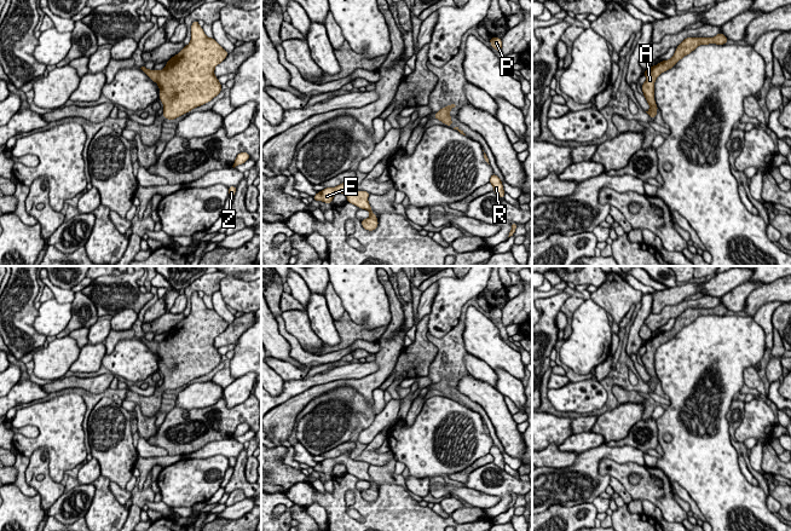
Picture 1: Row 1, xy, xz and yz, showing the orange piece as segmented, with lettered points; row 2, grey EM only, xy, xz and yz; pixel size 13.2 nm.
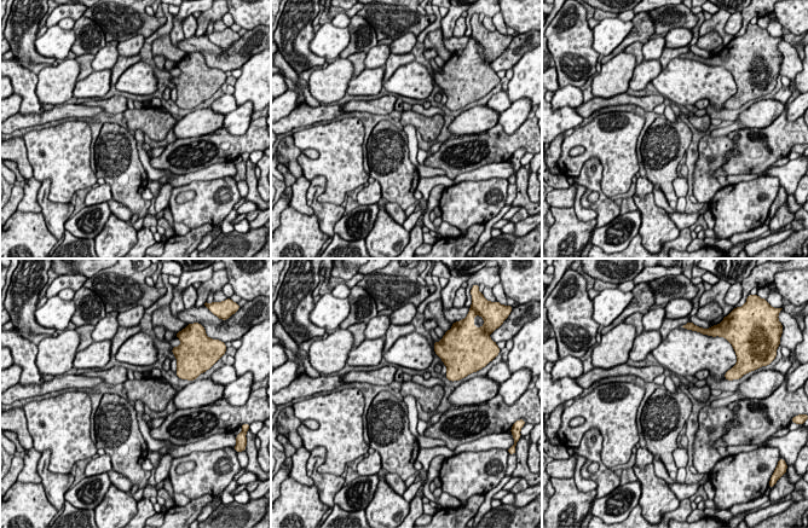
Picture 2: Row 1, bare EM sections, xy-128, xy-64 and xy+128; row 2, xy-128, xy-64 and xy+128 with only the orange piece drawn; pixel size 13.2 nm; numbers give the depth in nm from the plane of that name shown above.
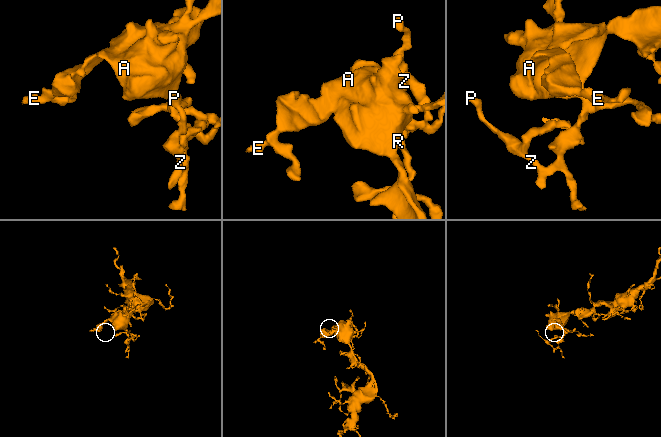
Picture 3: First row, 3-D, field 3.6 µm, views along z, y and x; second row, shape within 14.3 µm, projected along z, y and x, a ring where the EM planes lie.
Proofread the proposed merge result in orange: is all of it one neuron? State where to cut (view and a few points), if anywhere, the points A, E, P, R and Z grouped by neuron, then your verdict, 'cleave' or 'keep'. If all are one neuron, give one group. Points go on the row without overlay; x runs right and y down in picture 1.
cut none; groups A E P R Z; keep

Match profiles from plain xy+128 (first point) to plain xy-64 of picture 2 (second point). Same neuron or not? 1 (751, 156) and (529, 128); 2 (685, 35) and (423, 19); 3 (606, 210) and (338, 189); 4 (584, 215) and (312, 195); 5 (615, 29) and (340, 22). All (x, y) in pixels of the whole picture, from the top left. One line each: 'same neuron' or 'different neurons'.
1: same neuron
2: different neurons
3: different neurons
4: different neurons
5: different neurons

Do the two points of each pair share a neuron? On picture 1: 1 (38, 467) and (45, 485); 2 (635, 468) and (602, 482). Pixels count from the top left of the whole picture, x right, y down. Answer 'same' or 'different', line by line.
1: same
2: different

